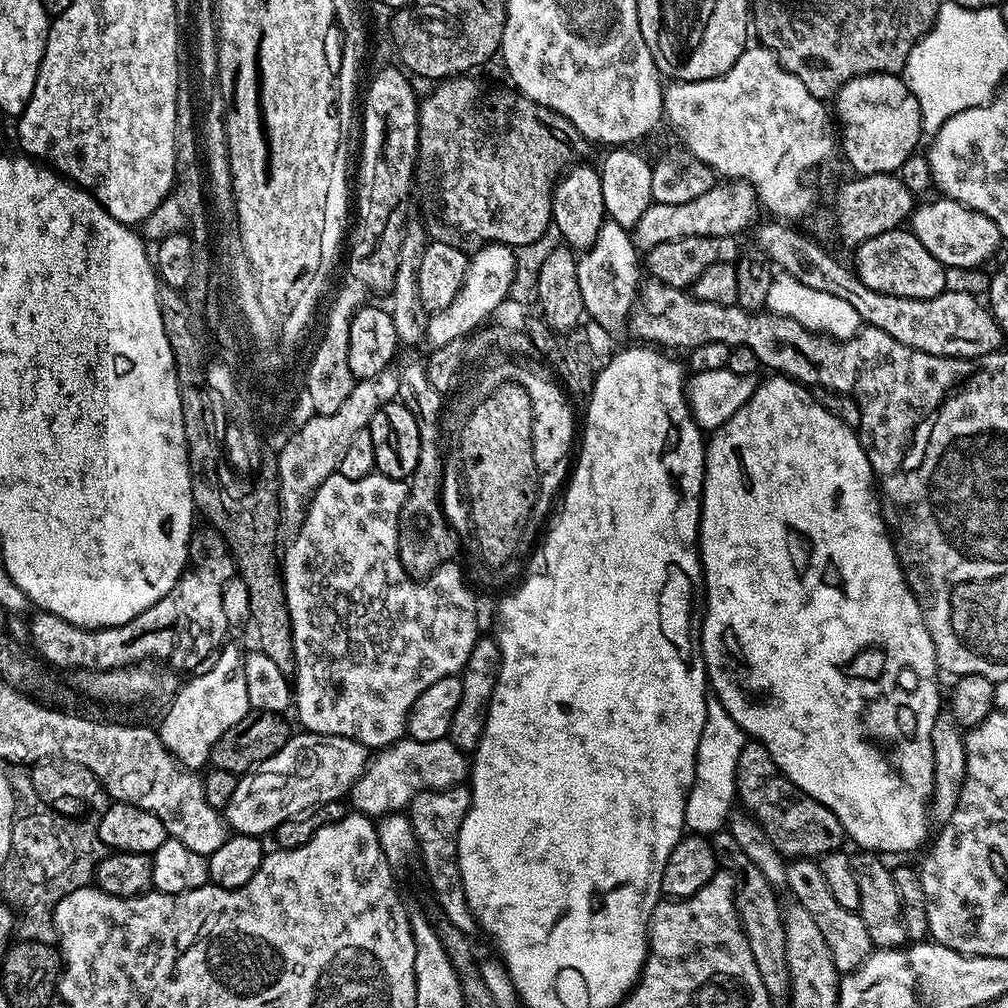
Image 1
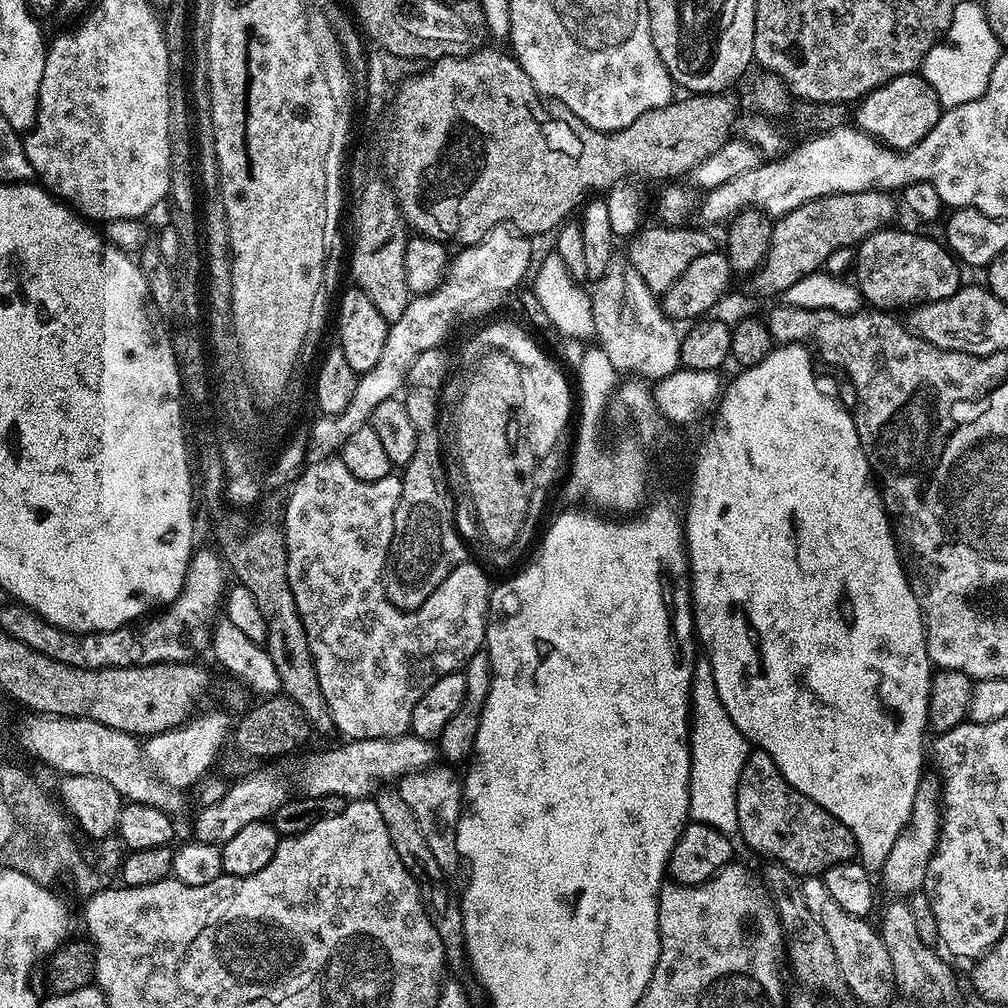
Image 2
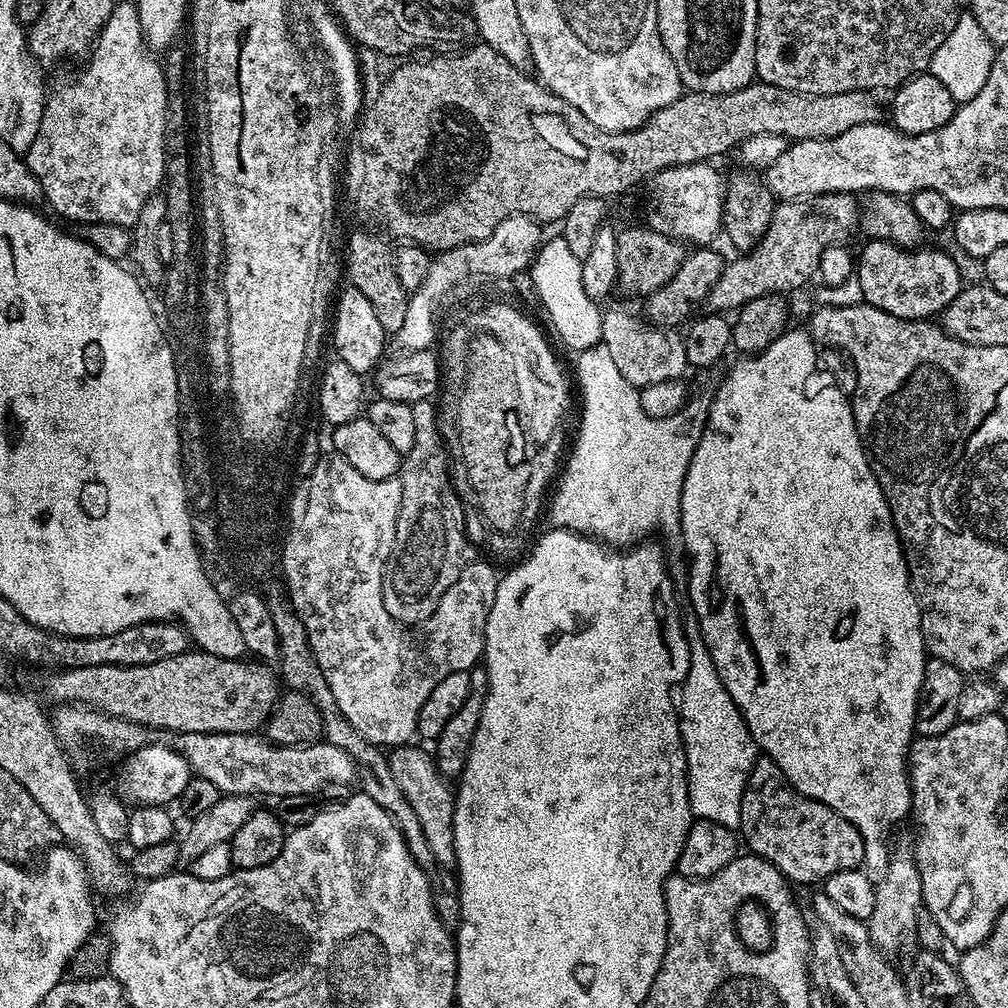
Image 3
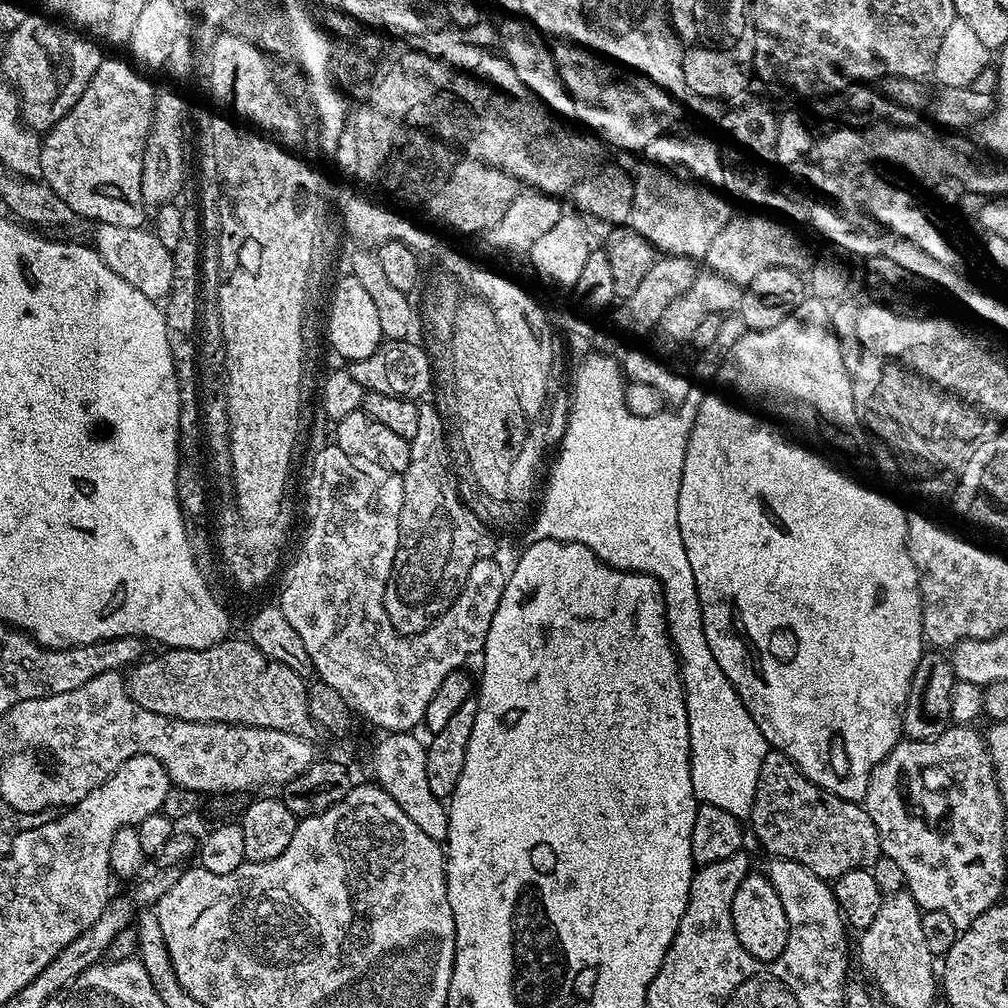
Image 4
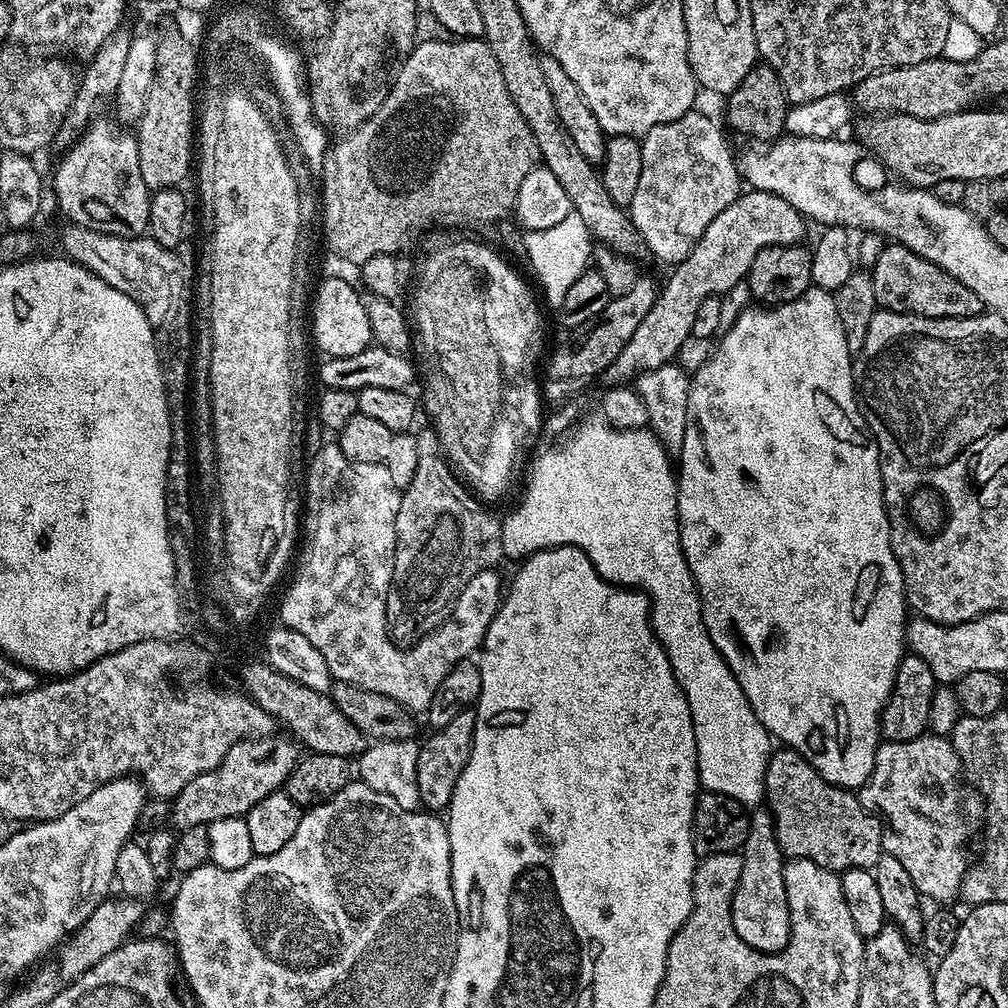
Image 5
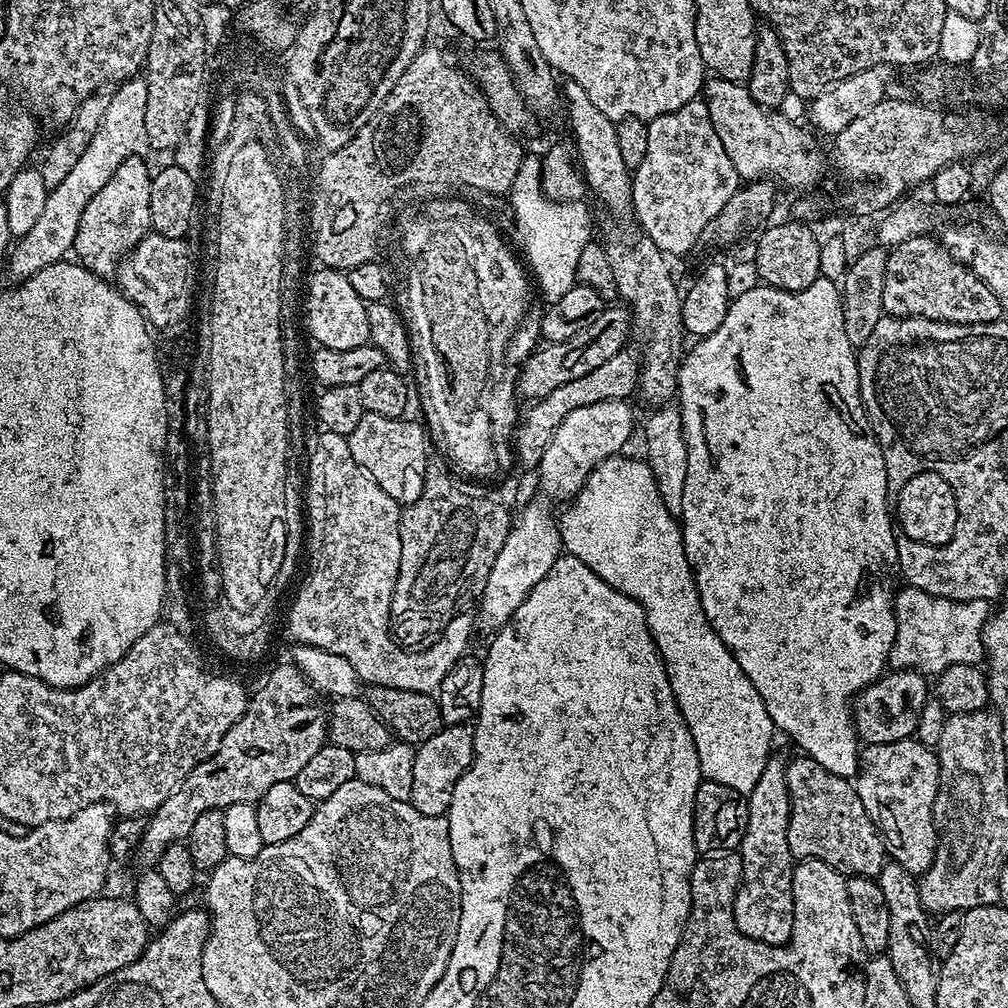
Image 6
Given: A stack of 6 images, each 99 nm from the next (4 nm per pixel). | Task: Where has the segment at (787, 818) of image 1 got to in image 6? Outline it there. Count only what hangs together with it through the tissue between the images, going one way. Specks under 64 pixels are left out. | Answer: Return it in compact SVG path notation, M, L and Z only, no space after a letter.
M803 754L797 755L796 764L809 768L808 776L795 777L794 790L790 791L790 822L788 841L793 857L801 860L821 860L834 871L847 878L850 876L879 877L886 863L886 845L876 828L876 824L866 814L862 798L858 798L855 783L849 777L830 774L830 770L813 766L812 759Z

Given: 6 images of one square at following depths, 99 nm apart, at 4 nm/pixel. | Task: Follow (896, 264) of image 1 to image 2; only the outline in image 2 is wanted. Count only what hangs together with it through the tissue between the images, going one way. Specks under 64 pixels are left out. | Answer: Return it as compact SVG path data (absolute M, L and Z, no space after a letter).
M896 227L882 228L870 234L864 241L867 242L870 250L874 250L874 256L878 256L878 260L882 258L894 268L896 278L902 276L900 284L902 288L906 288L906 294L904 292L900 294L914 296L914 306L950 298L950 294L954 294L962 287L962 280L960 280L962 268L956 257L939 239L938 241L931 240L928 236L919 236L916 232L903 232L902 229Z

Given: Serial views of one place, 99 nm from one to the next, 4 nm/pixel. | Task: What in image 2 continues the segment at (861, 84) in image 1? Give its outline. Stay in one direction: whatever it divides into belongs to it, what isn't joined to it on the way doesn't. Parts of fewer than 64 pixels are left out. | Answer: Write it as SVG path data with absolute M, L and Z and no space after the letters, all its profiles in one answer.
M919 73L900 75L870 91L855 107L859 130L895 151L908 151L937 125L942 111L933 88Z

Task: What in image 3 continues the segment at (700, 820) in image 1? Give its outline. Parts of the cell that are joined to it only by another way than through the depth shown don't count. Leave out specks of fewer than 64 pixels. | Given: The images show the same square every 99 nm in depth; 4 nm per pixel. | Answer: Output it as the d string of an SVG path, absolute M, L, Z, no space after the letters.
M688 614L683 617L684 633L688 639L688 645L690 646L690 666L686 670L686 678L684 683L679 685L678 688L678 715L680 717L680 737L684 743L684 753L686 754L686 766L688 767L688 801L692 807L693 817L709 820L710 822L718 822L722 826L731 828L733 830L739 829L740 815L742 814L742 798L744 797L744 791L748 785L748 779L752 773L752 767L754 762L758 759L758 749L754 738L750 734L750 730L746 726L746 722L742 718L742 714L738 710L738 706L734 702L734 698L730 698L730 694L726 690L726 686L722 682L722 678L718 674L718 670L714 666L714 658L710 658L710 650L706 650L706 642L702 638L700 633L700 627L696 621L696 617Z

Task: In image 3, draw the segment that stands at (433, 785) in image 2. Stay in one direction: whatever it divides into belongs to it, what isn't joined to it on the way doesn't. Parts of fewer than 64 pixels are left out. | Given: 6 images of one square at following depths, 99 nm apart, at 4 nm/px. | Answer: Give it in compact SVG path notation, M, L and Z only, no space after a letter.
M400 748L390 763L398 778L398 786L402 786L402 794L410 802L414 814L418 814L418 822L422 822L422 830L426 834L426 843L430 846L434 858L441 866L452 870L456 867L456 847L454 846L454 810L456 809L456 793L453 785L436 769L436 761L431 755L419 752L416 748Z

